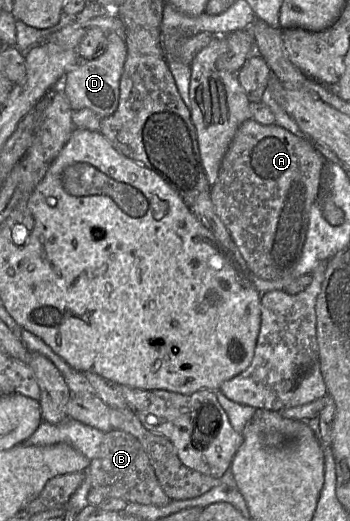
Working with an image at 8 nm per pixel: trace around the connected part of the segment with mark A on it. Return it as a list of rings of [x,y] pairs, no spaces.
[[[249,119],[244,121],[237,129],[222,160],[217,181],[210,189],[210,198],[217,215],[227,228],[232,240],[234,241],[241,253],[241,256],[247,266],[248,271],[252,275],[265,280],[282,279],[289,276],[293,269],[299,263],[308,228],[309,212],[312,205],[318,199],[320,199],[321,196],[323,168],[325,162],[325,158],[314,146],[314,143],[312,141],[310,141],[308,138],[295,136],[288,130],[275,124],[265,126],[257,123],[253,119]]]

